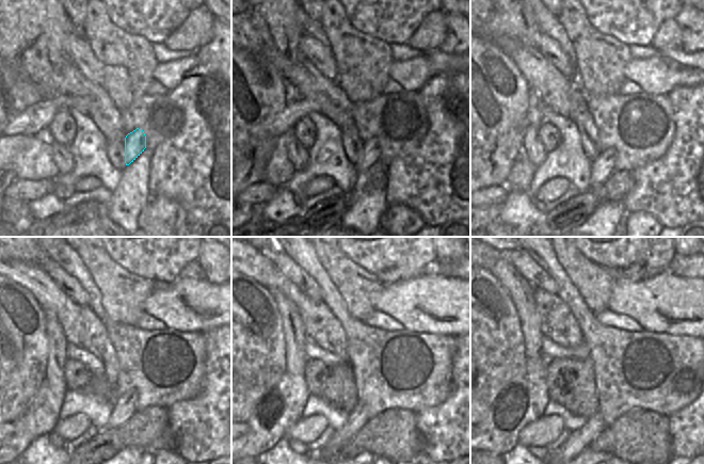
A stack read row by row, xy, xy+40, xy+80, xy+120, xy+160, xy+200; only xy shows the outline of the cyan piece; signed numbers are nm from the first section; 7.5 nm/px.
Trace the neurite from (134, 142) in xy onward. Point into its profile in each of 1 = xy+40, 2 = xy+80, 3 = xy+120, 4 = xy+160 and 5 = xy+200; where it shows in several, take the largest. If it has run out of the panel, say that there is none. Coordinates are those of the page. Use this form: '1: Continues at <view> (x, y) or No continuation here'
1: Continues at xy+40 (371, 153)
2: Continues at xy+80 (602, 165)
3: Continues at xy+120 (125, 405)
4: Continues at xy+160 (356, 419)
5: Continues at xy+200 (578, 441).

